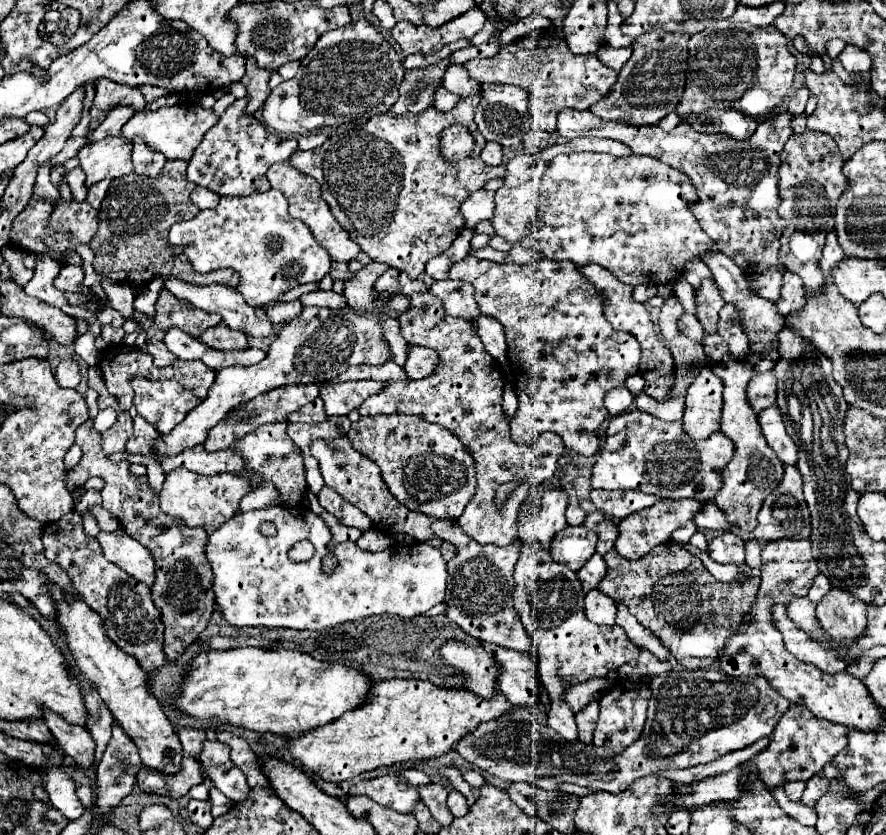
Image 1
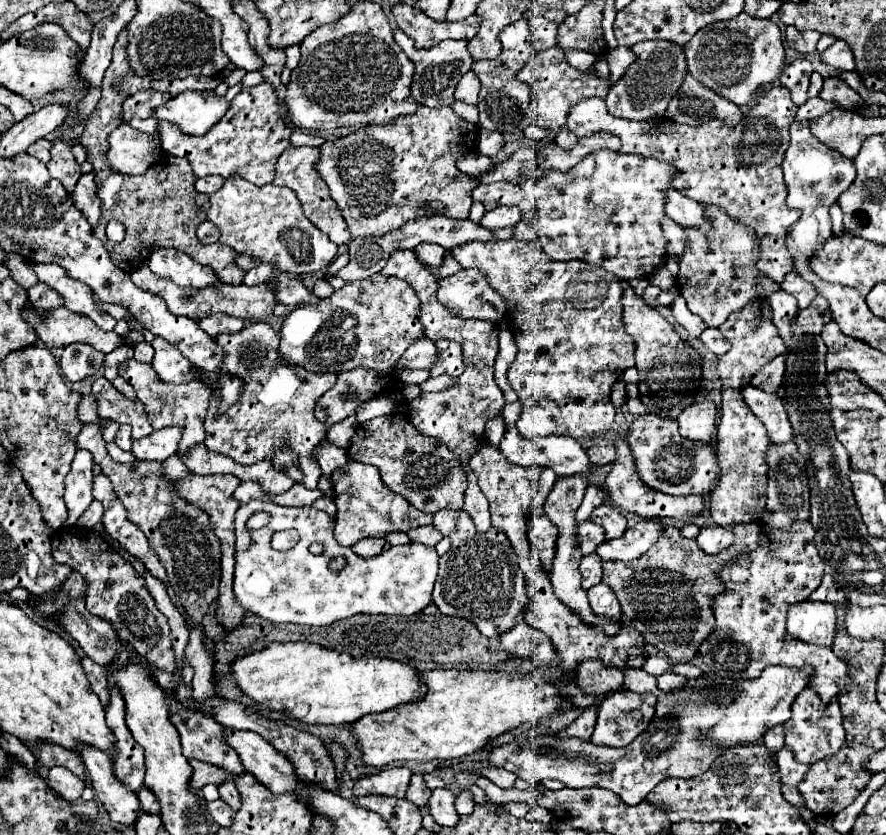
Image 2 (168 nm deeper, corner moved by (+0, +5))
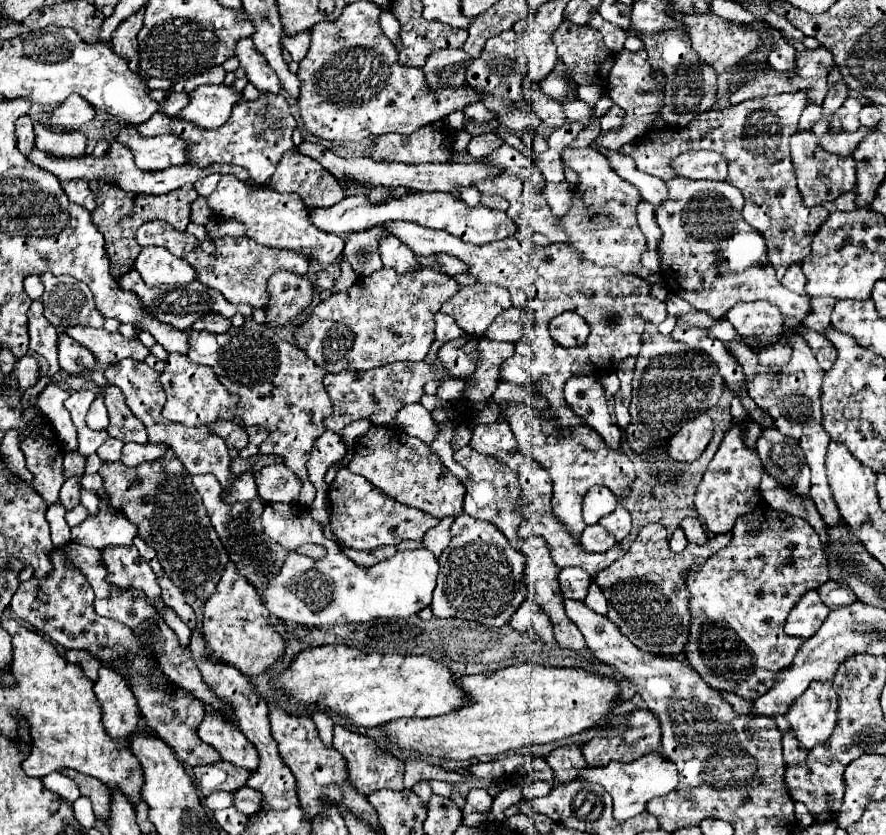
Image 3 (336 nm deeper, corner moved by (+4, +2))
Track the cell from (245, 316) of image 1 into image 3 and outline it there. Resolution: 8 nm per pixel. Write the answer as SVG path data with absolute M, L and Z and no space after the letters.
M143 248L135 260L135 270L147 286L185 284L195 280L195 268L165 248Z

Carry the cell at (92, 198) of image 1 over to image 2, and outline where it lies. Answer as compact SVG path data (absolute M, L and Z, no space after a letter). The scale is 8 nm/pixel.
M85 173L75 191L73 191L73 199L75 199L75 205L87 213L87 219L91 225L95 225L99 221L99 215L101 215L101 201L97 197L97 183L95 183L95 177L93 173Z

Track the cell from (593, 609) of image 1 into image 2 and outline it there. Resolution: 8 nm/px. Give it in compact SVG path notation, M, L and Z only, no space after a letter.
M599 583L599 585L591 587L591 589L587 591L587 595L589 595L589 601L591 601L591 609L593 609L597 615L613 617L613 619L619 619L619 617L621 617L619 601L615 599L615 593L613 593L605 583Z

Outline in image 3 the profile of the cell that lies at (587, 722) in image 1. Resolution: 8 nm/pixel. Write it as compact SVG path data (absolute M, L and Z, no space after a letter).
M569 744L555 748L547 758L547 764L555 772L555 778L559 782L569 782L577 778L577 770L585 768L585 758L581 752L581 744Z

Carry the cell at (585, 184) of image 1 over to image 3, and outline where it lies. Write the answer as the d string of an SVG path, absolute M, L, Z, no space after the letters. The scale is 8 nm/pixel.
M565 148L563 160L571 170L575 170L579 174L579 182L573 188L571 206L569 206L567 214L563 218L559 218L559 226L569 236L569 246L575 248L579 258L587 258L587 260L595 262L597 266L615 266L615 268L623 270L625 274L631 274L631 272L635 274L635 270L641 268L641 254L647 250L647 240L643 238L643 232L637 224L637 214L635 214L635 210L641 202L639 190L635 186L631 186L627 180L619 178L615 174L615 170L611 170L611 164L607 162L607 158L601 152L597 152L595 148Z

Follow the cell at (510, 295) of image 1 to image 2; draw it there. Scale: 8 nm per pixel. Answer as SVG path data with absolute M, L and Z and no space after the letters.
M471 241L463 243L463 247L453 247L449 253L461 267L475 267L483 271L491 287L507 301L507 321L519 349L507 371L509 385L523 405L523 411L515 423L519 433L523 437L567 435L573 439L607 433L615 417L615 407L609 399L611 385L623 377L625 369L635 365L635 341L631 335L627 335L623 325L621 279L609 271L603 271L603 267L591 267L579 261L551 261L539 243L531 241Z

